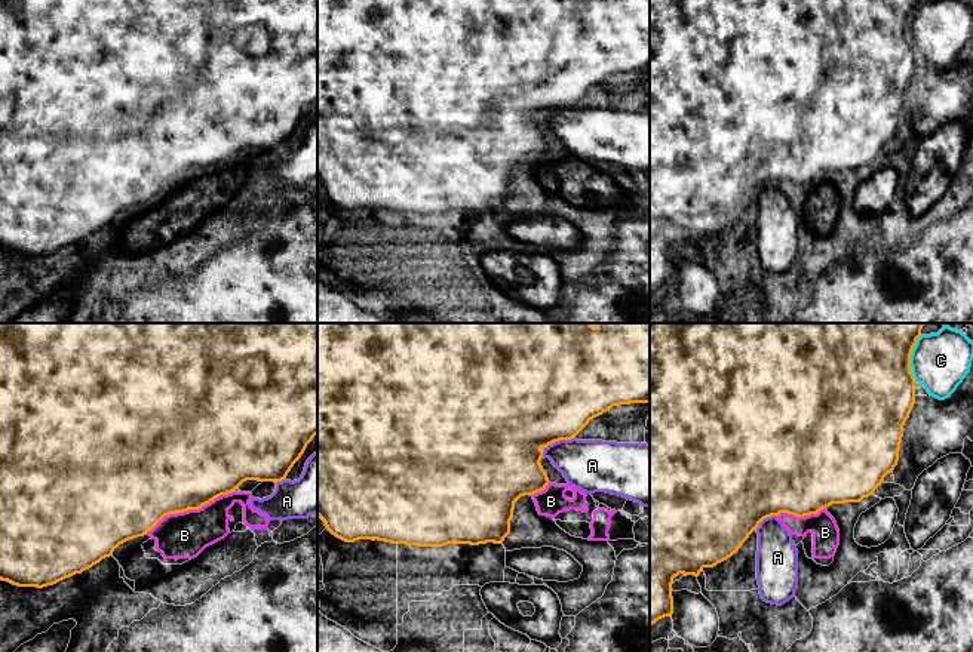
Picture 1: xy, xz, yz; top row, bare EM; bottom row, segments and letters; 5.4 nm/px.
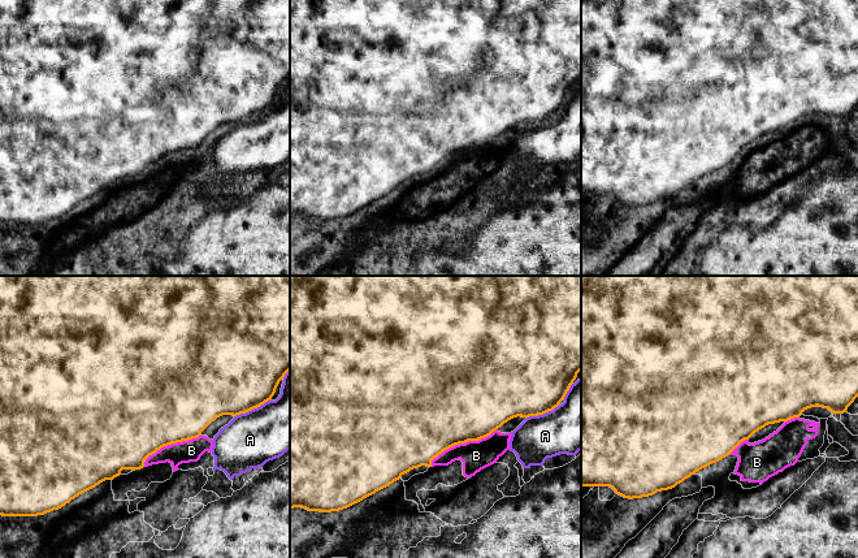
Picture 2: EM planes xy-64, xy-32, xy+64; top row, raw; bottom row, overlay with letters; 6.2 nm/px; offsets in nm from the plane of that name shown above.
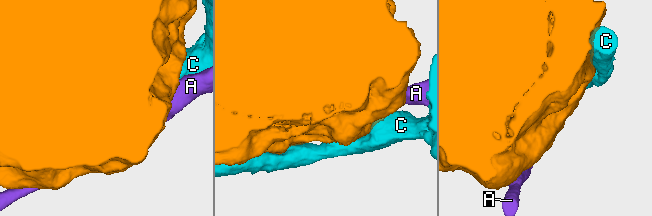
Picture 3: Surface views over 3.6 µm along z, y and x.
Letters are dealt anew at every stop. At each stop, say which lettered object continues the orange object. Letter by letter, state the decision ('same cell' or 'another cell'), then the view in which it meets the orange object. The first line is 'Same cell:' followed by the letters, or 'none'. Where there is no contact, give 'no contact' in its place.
Same cell: none
A: another cell; contact in xz
B: another cell; contact in xy
C: another cell; contact in yz

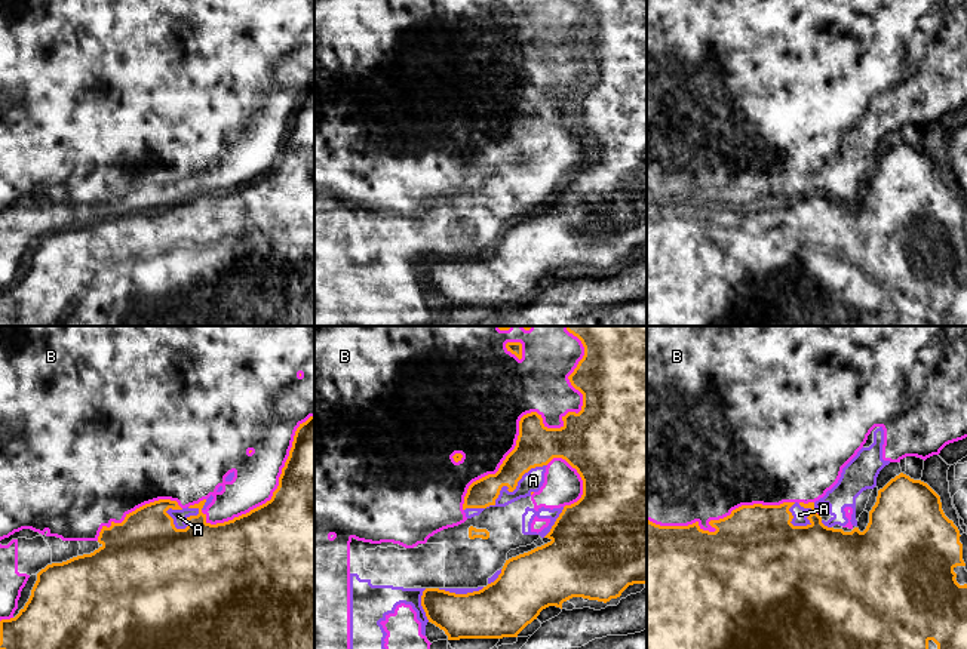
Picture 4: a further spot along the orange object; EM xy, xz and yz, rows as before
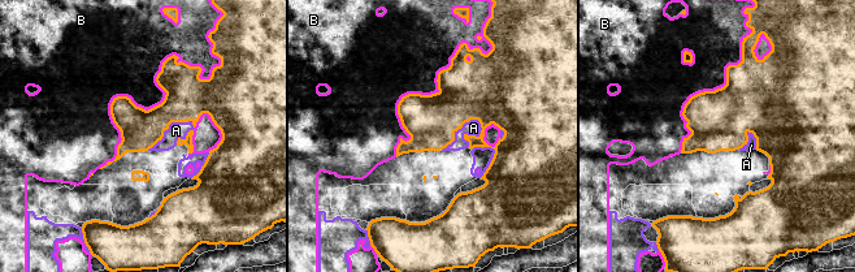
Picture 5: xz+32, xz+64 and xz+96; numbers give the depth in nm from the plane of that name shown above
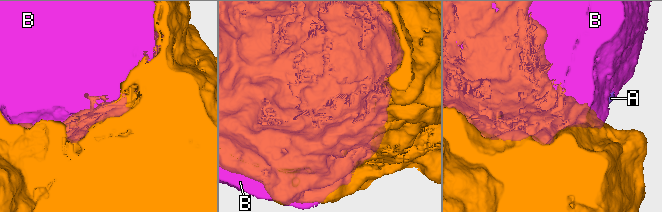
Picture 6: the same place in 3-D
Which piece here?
Same cell: none
A: another cell; contact in xz
B: another cell; contact in xz

